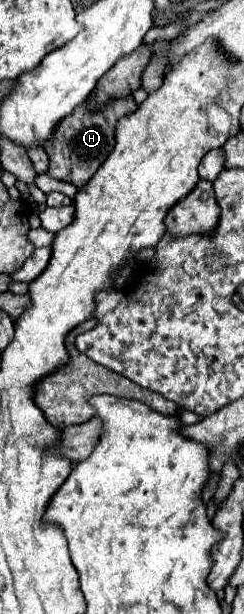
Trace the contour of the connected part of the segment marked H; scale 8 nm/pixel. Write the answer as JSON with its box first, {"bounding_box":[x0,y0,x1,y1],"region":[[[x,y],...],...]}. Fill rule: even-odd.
{"bounding_box":[43,95,137,187],"region":[[[123,95],[121,99],[111,99],[105,105],[105,119],[103,119],[101,111],[91,109],[91,97],[87,99],[87,103],[77,105],[75,111],[71,115],[67,115],[55,127],[55,133],[47,141],[43,141],[43,147],[49,155],[47,175],[57,181],[67,181],[67,183],[73,183],[75,187],[83,187],[83,183],[87,183],[95,175],[95,171],[101,167],[101,163],[111,153],[111,149],[115,145],[113,131],[115,131],[117,119],[135,109],[137,109],[137,103],[135,103],[133,95]]]}

